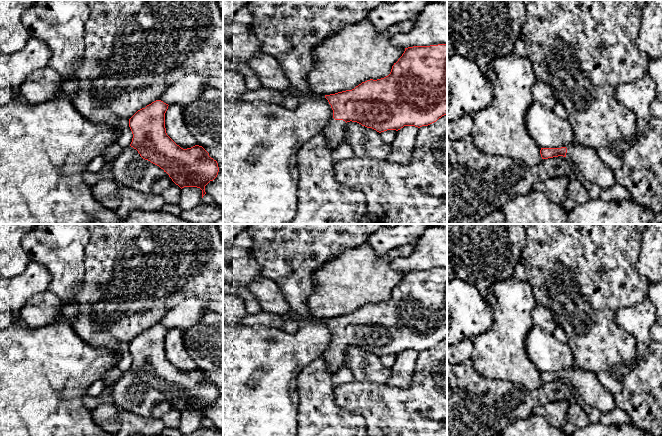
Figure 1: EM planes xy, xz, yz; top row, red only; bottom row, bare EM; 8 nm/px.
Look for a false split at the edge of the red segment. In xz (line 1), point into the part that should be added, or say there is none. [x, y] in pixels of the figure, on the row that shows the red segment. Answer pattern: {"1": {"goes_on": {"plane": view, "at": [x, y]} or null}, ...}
{"1": {"goes_on": {"plane": "xz", "at": [334, 133]}}}

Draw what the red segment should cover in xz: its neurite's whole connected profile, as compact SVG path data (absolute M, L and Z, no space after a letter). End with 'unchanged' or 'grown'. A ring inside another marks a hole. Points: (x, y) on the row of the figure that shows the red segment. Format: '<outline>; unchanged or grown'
M447 45L413 46L392 66L388 76L367 80L352 90L325 95L333 117L322 131L328 145L335 149L343 141L347 122L357 122L381 133L404 126L422 127L447 114Z; grown

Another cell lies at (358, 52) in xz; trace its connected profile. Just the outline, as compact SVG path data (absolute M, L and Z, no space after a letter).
M367 19L345 25L313 48L316 61L307 73L310 89L315 95L325 96L352 90L370 79L377 80L388 76L392 66L405 51L404 47L393 45L390 39L395 34L406 33L413 25L412 20L404 20L383 31L376 30Z

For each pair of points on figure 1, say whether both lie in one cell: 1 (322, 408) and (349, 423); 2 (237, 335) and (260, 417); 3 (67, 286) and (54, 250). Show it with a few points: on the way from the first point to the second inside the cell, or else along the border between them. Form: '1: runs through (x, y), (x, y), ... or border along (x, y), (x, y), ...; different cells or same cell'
1: runs through (329, 415), (337, 423), (342, 423); same cell
2: runs through (237, 355), (237, 394), (240, 397); same cell
3: runs through (67, 277), (67, 268), (63, 259); same cell

